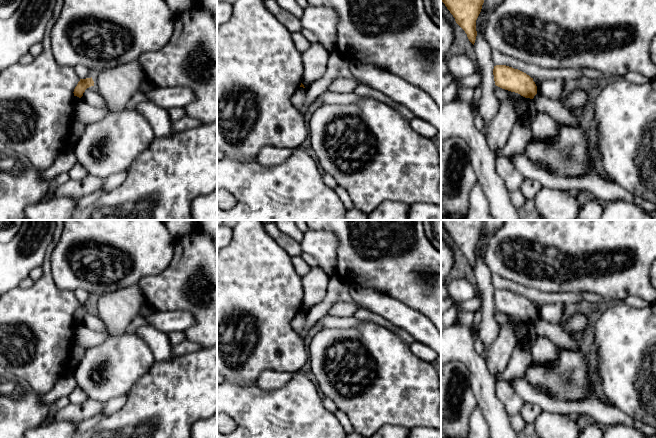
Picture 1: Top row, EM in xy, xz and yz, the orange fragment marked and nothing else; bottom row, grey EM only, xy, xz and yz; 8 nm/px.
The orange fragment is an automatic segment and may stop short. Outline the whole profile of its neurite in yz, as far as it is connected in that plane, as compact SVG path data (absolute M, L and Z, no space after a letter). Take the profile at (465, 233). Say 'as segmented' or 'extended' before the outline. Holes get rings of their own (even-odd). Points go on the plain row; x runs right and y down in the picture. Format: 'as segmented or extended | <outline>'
as segmented | M441 220L441 225L455 242L456 247L465 255L474 269L477 255L476 244L484 227L483 220Z

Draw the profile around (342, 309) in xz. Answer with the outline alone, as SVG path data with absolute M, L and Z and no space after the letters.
M338 301L332 305L328 315L338 318L348 318L353 317L357 310L358 307L353 303L347 301Z

